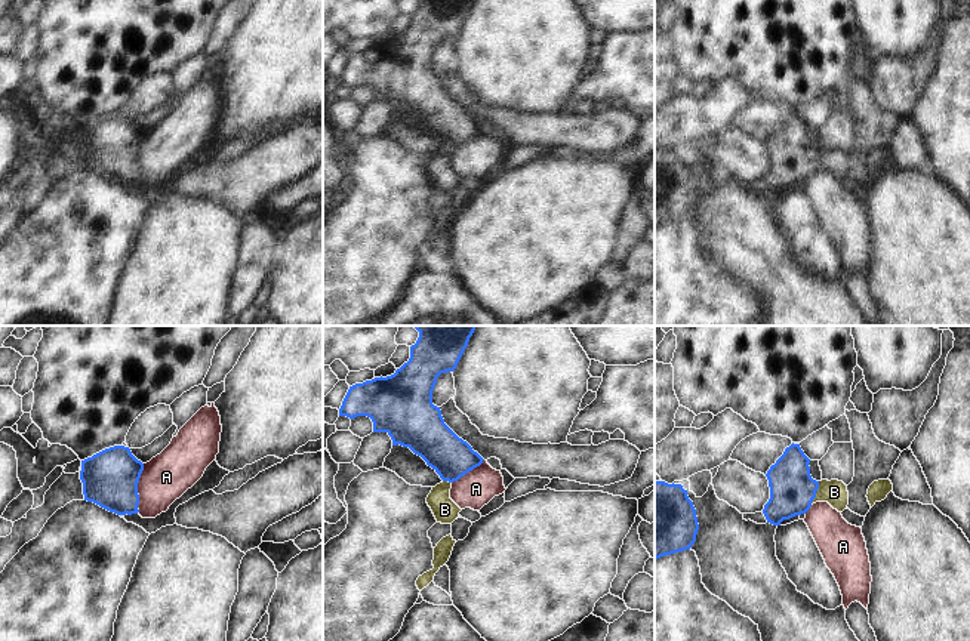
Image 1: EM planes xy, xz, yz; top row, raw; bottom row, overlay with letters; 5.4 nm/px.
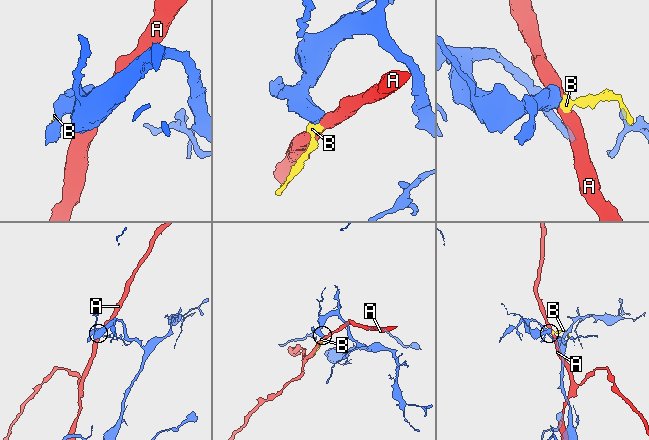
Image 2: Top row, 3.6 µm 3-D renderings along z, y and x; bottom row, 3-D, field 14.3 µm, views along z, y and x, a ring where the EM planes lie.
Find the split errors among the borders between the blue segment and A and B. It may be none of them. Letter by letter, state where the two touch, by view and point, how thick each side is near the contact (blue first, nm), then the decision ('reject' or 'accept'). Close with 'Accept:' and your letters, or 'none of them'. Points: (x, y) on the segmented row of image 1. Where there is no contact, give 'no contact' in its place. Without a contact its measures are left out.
A: contact xy (136, 489); calibres 300 and 260 nm; reject
B: contact yz (815, 493); calibres 240 and 140 nm; accept
Accept: B

